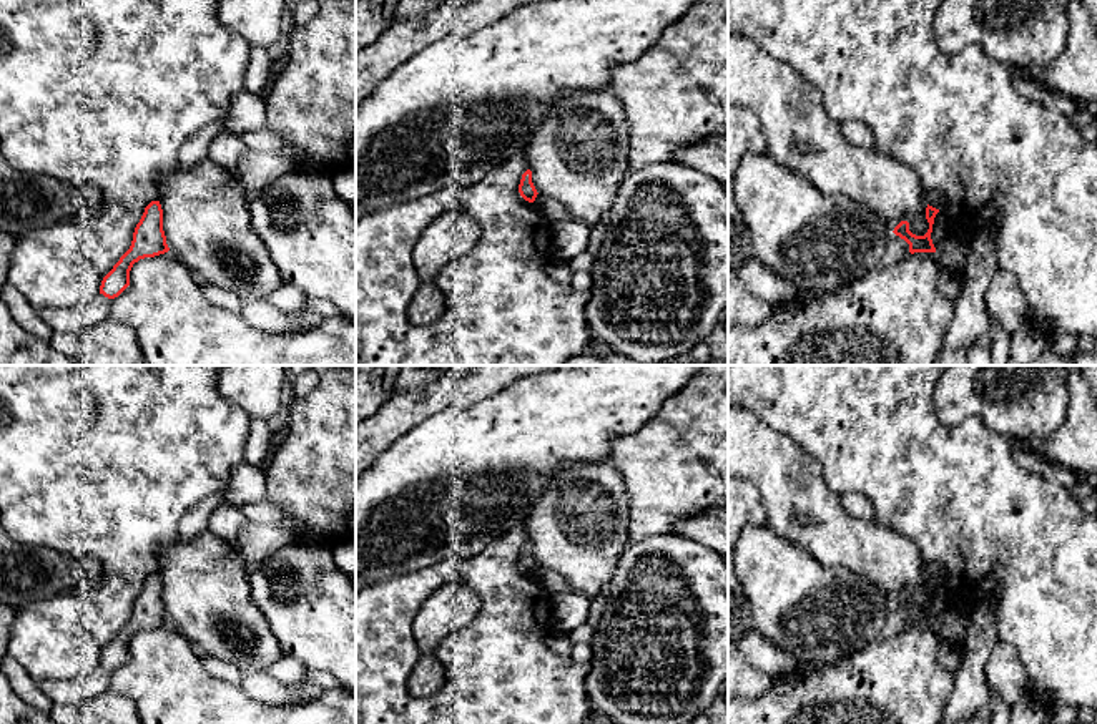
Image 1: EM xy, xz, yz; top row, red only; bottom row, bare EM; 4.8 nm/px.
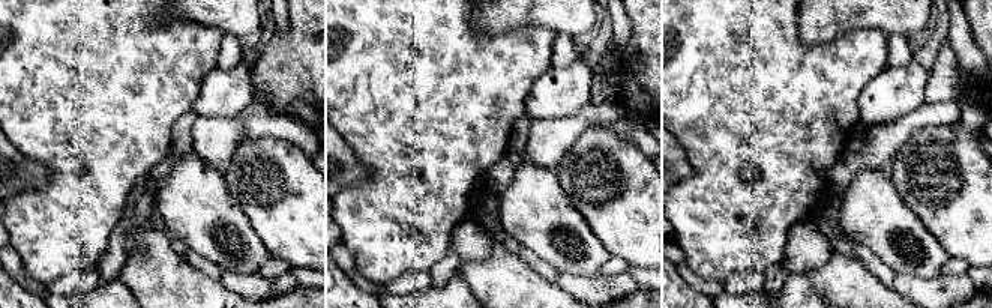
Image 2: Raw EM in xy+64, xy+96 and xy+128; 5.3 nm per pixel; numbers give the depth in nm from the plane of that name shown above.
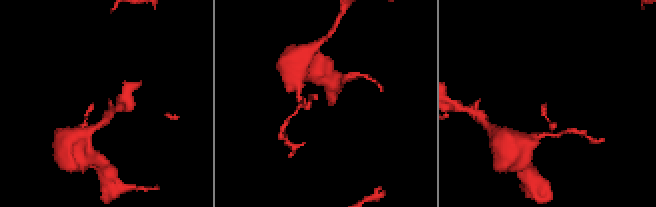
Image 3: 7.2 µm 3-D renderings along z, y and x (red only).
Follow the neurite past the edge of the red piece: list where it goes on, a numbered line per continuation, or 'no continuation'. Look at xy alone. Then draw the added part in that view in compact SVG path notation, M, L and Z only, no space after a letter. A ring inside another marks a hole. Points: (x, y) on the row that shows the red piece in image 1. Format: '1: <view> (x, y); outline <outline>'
no continuation

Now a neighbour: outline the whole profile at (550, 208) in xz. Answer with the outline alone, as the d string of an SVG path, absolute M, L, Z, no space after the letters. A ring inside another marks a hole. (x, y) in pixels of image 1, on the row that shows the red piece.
M537 194L534 206L553 224L575 219L555 198Z

